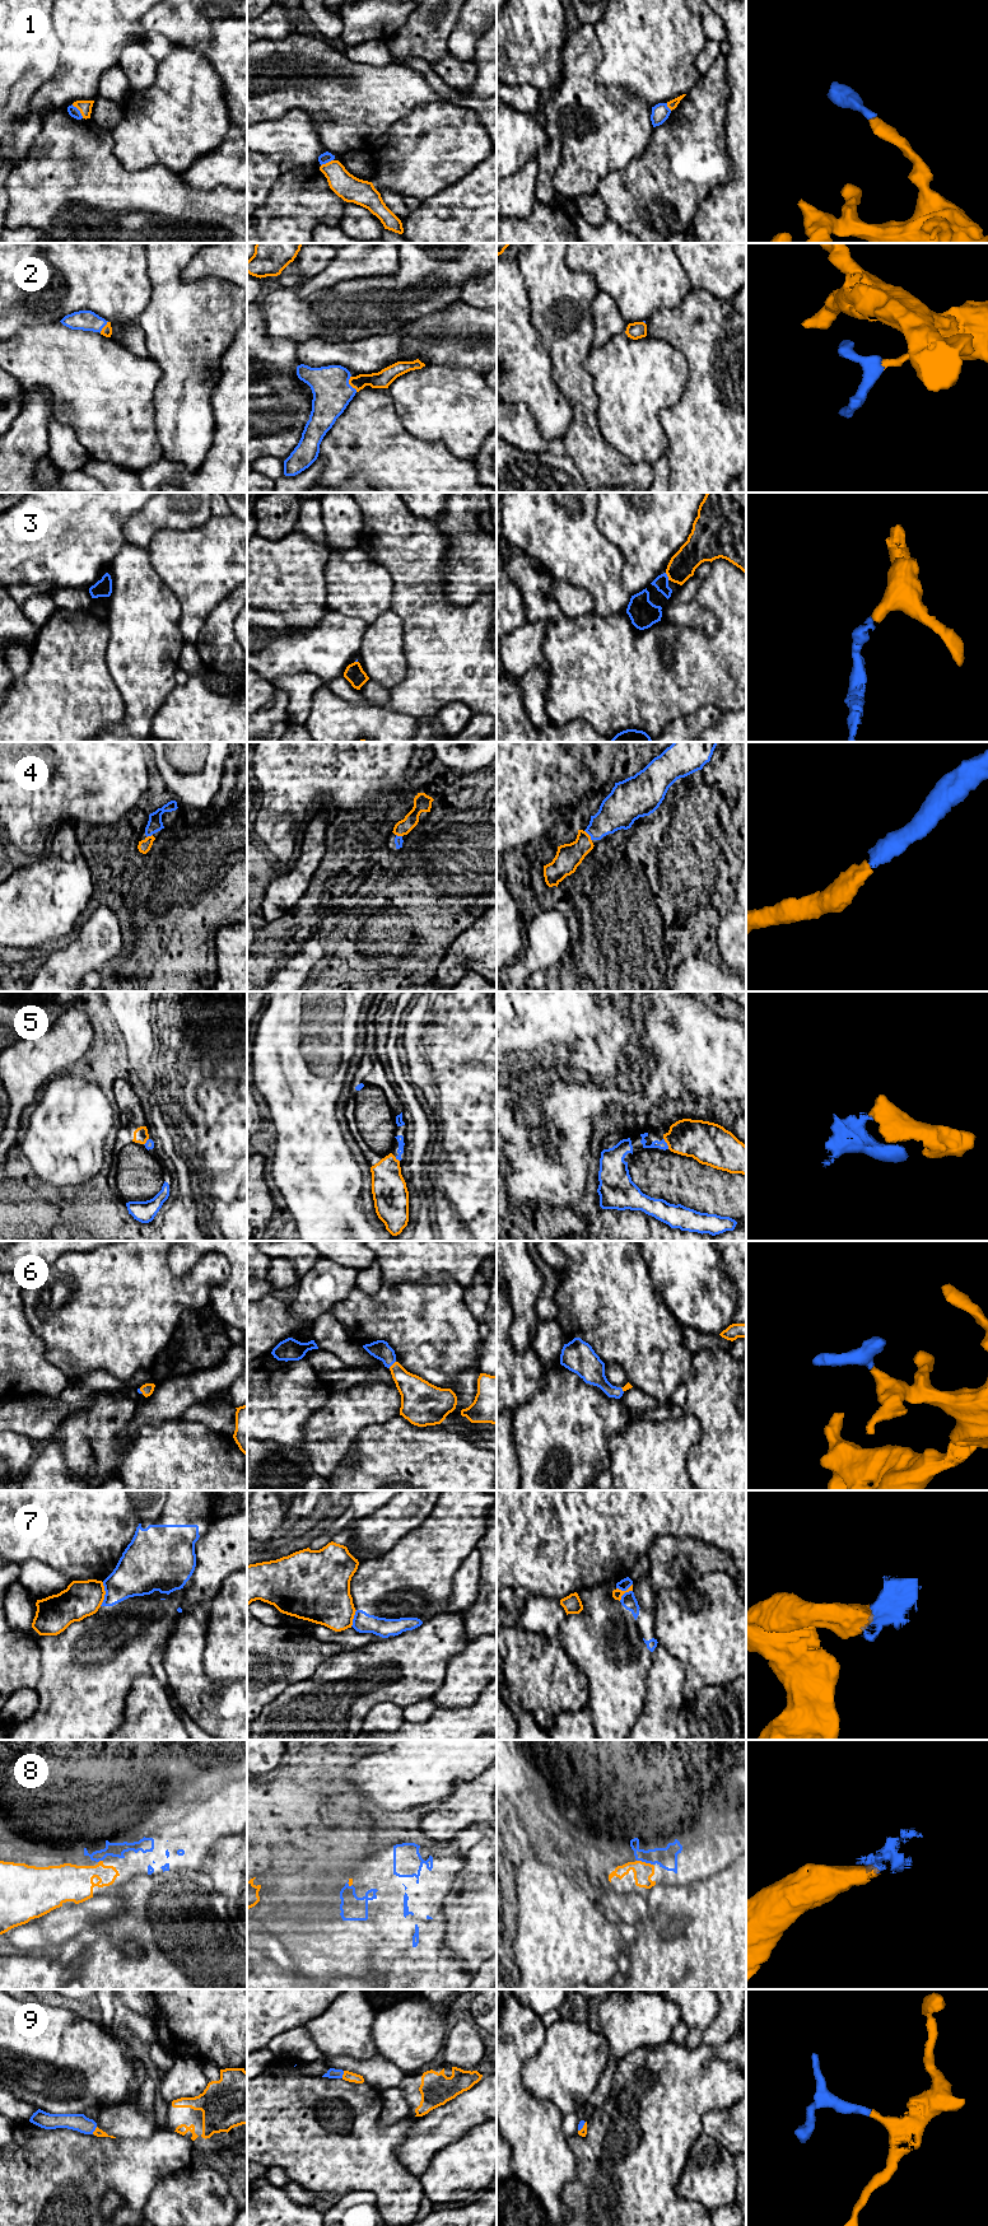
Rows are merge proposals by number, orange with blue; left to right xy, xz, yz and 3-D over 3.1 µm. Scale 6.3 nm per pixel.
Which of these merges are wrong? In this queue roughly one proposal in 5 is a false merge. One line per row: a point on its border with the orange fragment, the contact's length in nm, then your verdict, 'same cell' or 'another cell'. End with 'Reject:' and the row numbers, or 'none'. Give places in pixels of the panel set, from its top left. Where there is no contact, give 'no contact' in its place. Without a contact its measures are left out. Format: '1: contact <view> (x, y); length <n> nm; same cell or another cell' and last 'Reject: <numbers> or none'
1: contact xy (79, 110); length 120 nm; same cell
2: contact xz (349, 383); length 110 nm; same cell
3: contact yz (667, 575); length 50 nm; same cell
4: contact yz (588, 835); length 80 nm; same cell
5: contact yz (666, 1142); length 80 nm; same cell
6: contact xz (392, 1364); length 60 nm; same cell
7: contact yz (625, 1591); length 140 nm; another cell
8: contact yz (644, 1862); length 110 nm; same cell
9: contact xy (94, 2131); length 60 nm; same cell
Reject: 7

